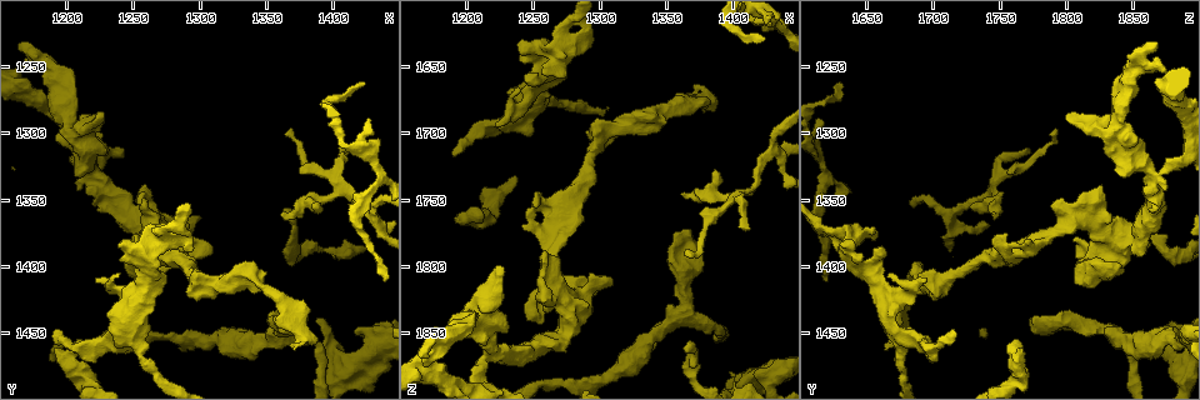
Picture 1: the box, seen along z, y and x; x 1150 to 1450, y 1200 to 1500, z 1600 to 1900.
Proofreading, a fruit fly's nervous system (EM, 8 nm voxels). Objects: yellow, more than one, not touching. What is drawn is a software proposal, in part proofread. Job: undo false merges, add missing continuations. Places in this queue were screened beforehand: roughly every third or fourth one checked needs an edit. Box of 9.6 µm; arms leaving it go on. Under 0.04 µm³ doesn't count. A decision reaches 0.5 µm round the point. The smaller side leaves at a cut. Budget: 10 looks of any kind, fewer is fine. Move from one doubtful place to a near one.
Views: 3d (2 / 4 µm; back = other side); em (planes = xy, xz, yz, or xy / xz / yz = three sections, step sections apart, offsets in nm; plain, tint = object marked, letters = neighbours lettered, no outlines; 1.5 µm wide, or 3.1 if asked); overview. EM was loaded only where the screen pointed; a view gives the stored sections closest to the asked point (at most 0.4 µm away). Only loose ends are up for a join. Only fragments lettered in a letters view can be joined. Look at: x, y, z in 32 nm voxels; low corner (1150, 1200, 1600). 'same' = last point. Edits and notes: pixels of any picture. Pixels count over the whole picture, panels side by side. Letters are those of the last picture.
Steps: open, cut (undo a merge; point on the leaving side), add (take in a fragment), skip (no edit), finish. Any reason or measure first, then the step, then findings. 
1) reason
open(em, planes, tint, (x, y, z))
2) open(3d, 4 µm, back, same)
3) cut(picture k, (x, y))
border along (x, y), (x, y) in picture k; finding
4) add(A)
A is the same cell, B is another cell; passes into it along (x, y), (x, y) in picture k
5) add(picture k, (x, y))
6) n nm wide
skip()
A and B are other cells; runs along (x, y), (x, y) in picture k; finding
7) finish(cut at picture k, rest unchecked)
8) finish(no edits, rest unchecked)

thin end
open(3d, 4 µm, (1426, 1262, 1630))

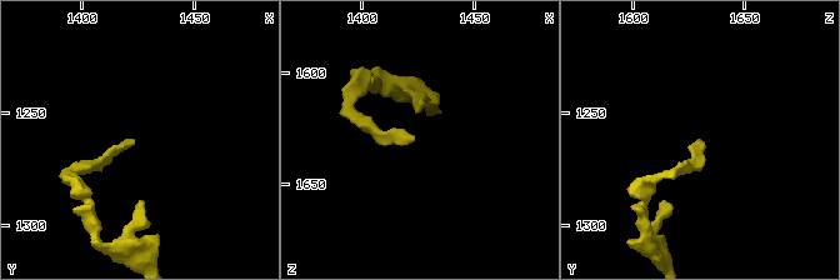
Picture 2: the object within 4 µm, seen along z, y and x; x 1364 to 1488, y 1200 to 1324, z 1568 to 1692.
shape alone is not enough
open(em, planes, letters, (1423, 1263, 1630))

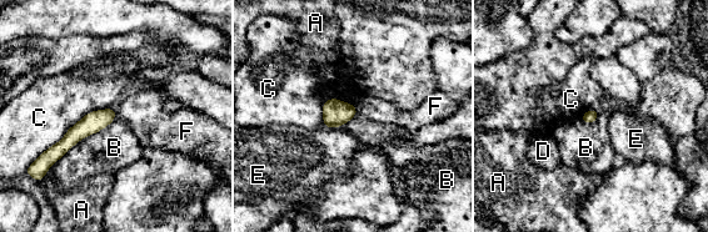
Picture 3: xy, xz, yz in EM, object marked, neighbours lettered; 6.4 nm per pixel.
skip()
A, B, C, D, E and F are other cells; runs along (113, 112), (85, 126), (49, 155) in picture 3; none of them fits

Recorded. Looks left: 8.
branch stops here
open(3d, 2 µm, back, (1366, 1298, 1794))

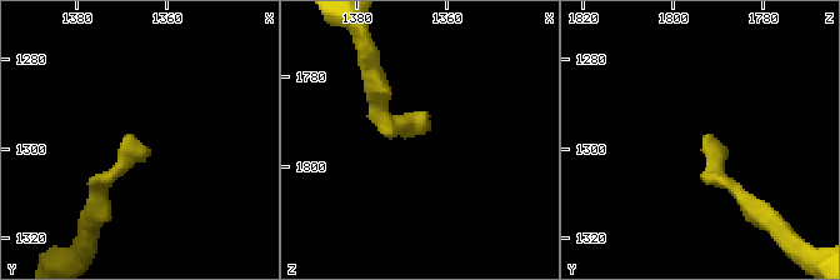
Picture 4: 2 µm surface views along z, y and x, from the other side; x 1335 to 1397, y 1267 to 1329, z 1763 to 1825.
now the EM
open(em, xy, step 4, tint, (1366, 1300, 1793))

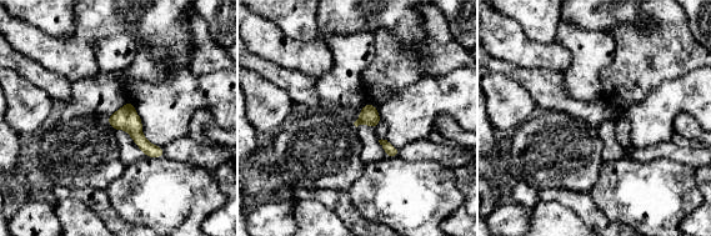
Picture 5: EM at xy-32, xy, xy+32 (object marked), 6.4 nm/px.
open(em, planes, letters, same)

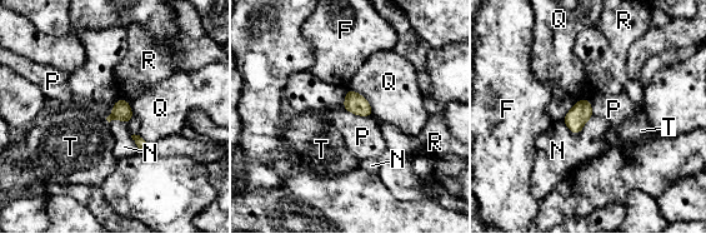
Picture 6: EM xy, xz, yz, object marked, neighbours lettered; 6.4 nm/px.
skip()
F, N, P, Q, R and T are other cells; border along (345, 109), (357, 115), (371, 116) in picture 6; none of them fits

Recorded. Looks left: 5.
three arms meet
open(em, yz, step 8, letters, (1220, 1330, 1866))

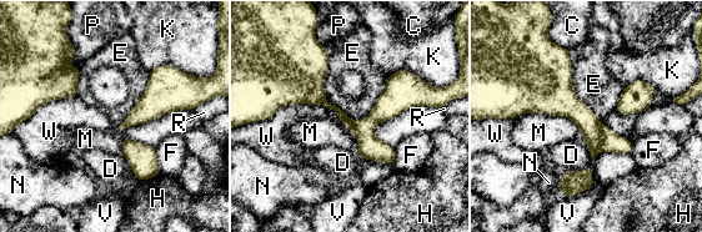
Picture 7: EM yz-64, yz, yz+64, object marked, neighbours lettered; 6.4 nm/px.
cut(picture 7, (611, 142))
C, D, E, F, H, K, M, N, P, R, V and W are other cells; the part that leaves runs along (402, 81), (366, 126), (362, 155) in picture 7; a second cell is stuck on

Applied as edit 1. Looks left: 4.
free end
open(3d, 2 µm, (1364, 1358, 1864))

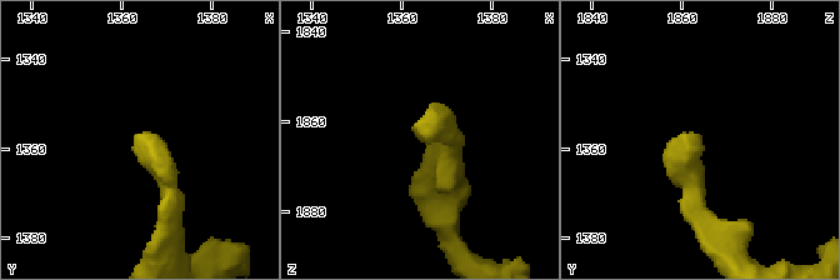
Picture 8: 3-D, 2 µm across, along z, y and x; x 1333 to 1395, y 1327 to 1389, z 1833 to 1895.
open(em, planes, letters, (1365, 1359, 1865))

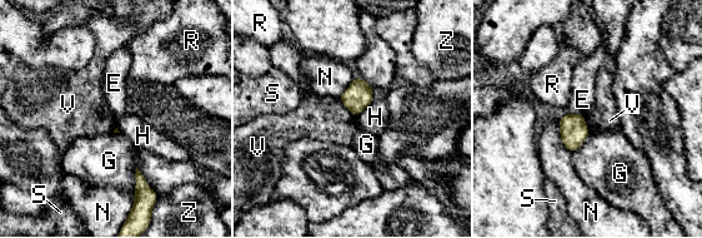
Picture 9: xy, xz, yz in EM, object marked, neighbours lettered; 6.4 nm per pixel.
skip()
E, G, H, N, R, S, V and Z are other cells; border along (339, 98), (355, 117) in picture 9; none of them fits

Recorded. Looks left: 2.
branch stops here
open(em, yz, step 4, letters, (1228, 1286, 1800))

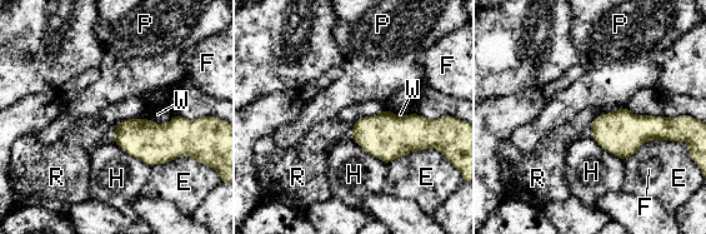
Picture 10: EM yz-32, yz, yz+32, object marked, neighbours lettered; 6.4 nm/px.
skip()
E, F, H, P, R and W are other cells; border along (676, 140), (646, 140), (625, 162) in picture 10; no lettered fragment goes on from it

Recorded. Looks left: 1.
finish(cut at picture 7, rest unchecked)

